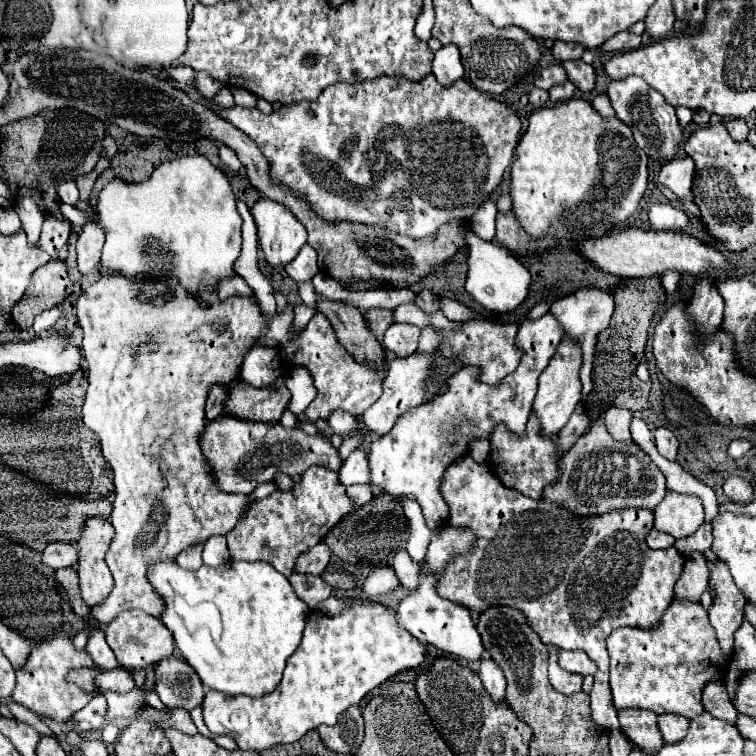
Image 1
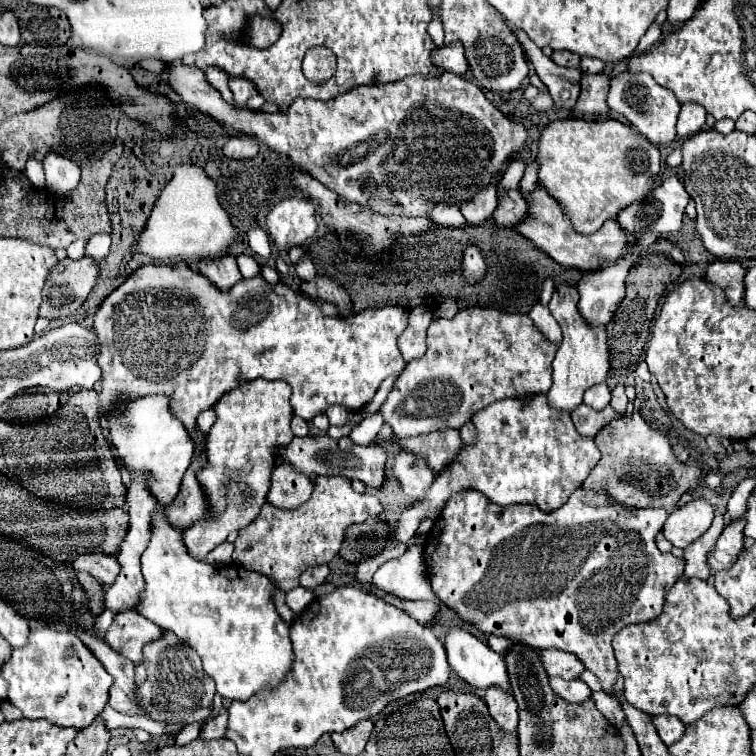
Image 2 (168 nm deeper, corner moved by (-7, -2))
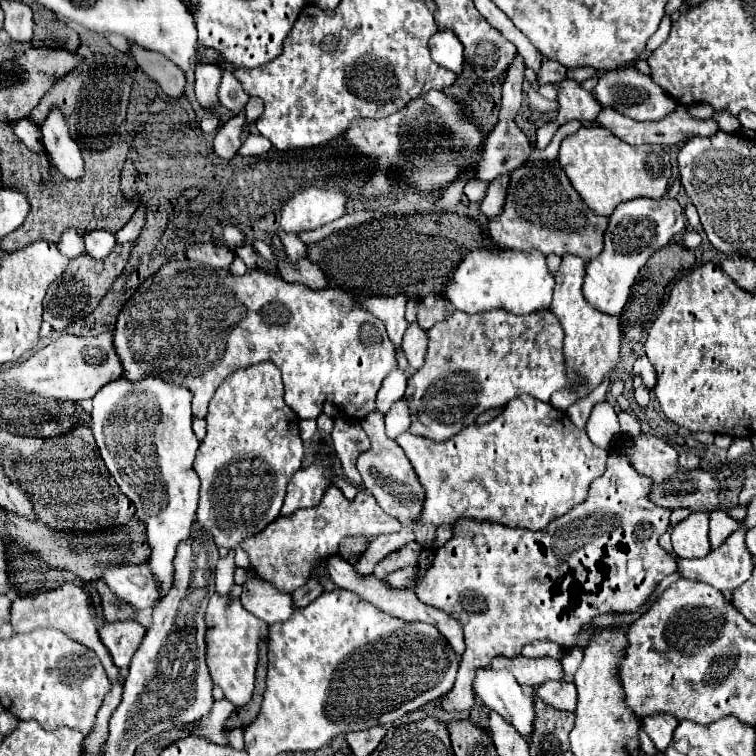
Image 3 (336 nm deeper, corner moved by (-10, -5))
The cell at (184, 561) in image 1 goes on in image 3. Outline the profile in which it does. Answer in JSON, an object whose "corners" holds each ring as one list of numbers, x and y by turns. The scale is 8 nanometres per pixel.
{"corners":[[262,362,250,368,240,368,226,378,210,400,206,416,206,436,200,442,194,470,202,480,198,522,210,530,218,548,232,550,244,538,262,532,270,522,280,516,286,496,286,486,294,472,300,468,304,444,298,434,298,416,284,402,284,386,280,370,272,362]]}

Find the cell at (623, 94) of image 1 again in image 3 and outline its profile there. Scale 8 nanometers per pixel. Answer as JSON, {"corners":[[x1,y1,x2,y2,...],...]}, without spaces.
{"corners":[[624,66,622,70,604,72,598,78,598,84,594,86,594,96,600,106,612,106,616,112,638,122,662,120,666,118,666,114,676,110,674,98,670,98,670,94,666,94,650,76,640,74,634,66]]}

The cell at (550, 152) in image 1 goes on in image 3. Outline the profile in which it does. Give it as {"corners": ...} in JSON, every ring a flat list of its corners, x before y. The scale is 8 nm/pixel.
{"corners":[[580,128,560,144,560,166,582,200,596,214,610,216,614,208,634,198,662,198,670,186,670,158,662,146,630,146,606,128]]}

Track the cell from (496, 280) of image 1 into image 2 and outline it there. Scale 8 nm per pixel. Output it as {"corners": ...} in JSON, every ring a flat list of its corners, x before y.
{"corners":[[437,205,431,211,431,219,443,227,463,227,465,225,465,217,461,215,461,211,457,207,445,207,445,205]]}

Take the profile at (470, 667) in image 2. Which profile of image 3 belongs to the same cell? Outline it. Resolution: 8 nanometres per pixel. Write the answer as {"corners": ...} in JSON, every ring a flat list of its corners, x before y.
{"corners":[[482,670,474,680,476,696,498,712,516,732,530,740,534,732,534,696,526,692,508,670]]}

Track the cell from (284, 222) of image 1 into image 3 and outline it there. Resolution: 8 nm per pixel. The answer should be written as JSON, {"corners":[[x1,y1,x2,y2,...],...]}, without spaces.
{"corners":[[302,190,282,208,280,228,284,232,304,232,314,230,324,224,330,224,344,216,346,210,346,194,344,190]]}

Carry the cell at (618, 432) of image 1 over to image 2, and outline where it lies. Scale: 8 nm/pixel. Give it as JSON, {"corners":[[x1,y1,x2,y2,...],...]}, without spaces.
{"corners":[[617,385,613,391,611,391,611,407,625,417,625,411,627,411,627,397,625,397,625,387,623,385]]}

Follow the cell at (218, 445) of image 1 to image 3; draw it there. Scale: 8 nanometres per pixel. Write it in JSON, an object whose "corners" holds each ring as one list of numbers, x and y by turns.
{"corners":[[375,410,367,414,360,424,371,442,370,449,358,456,358,470,364,478,364,488,378,500,382,510,386,510,390,516,400,520,400,524,410,526,416,534,418,542,432,542,436,526,418,524,418,516,420,516,422,504,424,504,424,486,420,484,420,480,416,476,414,468,410,466,410,460,406,458,404,450,394,440,390,440,386,436,382,412]]}

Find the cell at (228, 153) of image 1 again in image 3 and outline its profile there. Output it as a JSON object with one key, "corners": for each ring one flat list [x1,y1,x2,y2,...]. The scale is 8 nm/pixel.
{"corners":[[248,136,246,140,244,140,244,144,242,144,242,148,238,150,238,154,242,154,242,156,250,156,250,154,266,154,270,148,272,148,272,142,268,140,268,138,264,138,264,136]]}

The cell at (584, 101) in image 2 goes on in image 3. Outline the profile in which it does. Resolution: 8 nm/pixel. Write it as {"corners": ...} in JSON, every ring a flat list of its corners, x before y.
{"corners":[[678,104,674,114,668,114,664,120,658,120,658,122,636,122,632,118,626,118,622,114,618,114,616,110,612,108,602,108,602,114,598,114,596,118,604,128,608,130,614,130,614,134,618,134,618,138,622,138,624,142,632,144,632,146,642,146,642,144,664,144,664,146,678,146,682,144,686,138,694,138,694,136,700,136,700,138,710,138,718,132,718,124,710,118,710,120,698,120,698,118,692,118,688,108]]}

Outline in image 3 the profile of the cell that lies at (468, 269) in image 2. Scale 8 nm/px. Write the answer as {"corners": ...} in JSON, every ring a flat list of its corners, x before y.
{"corners":[[476,248,456,266,450,284,440,292,452,306,466,314,484,312,490,308,504,308,512,314,530,314,546,310,552,302,554,276,546,266,546,256,538,250,490,250]]}

